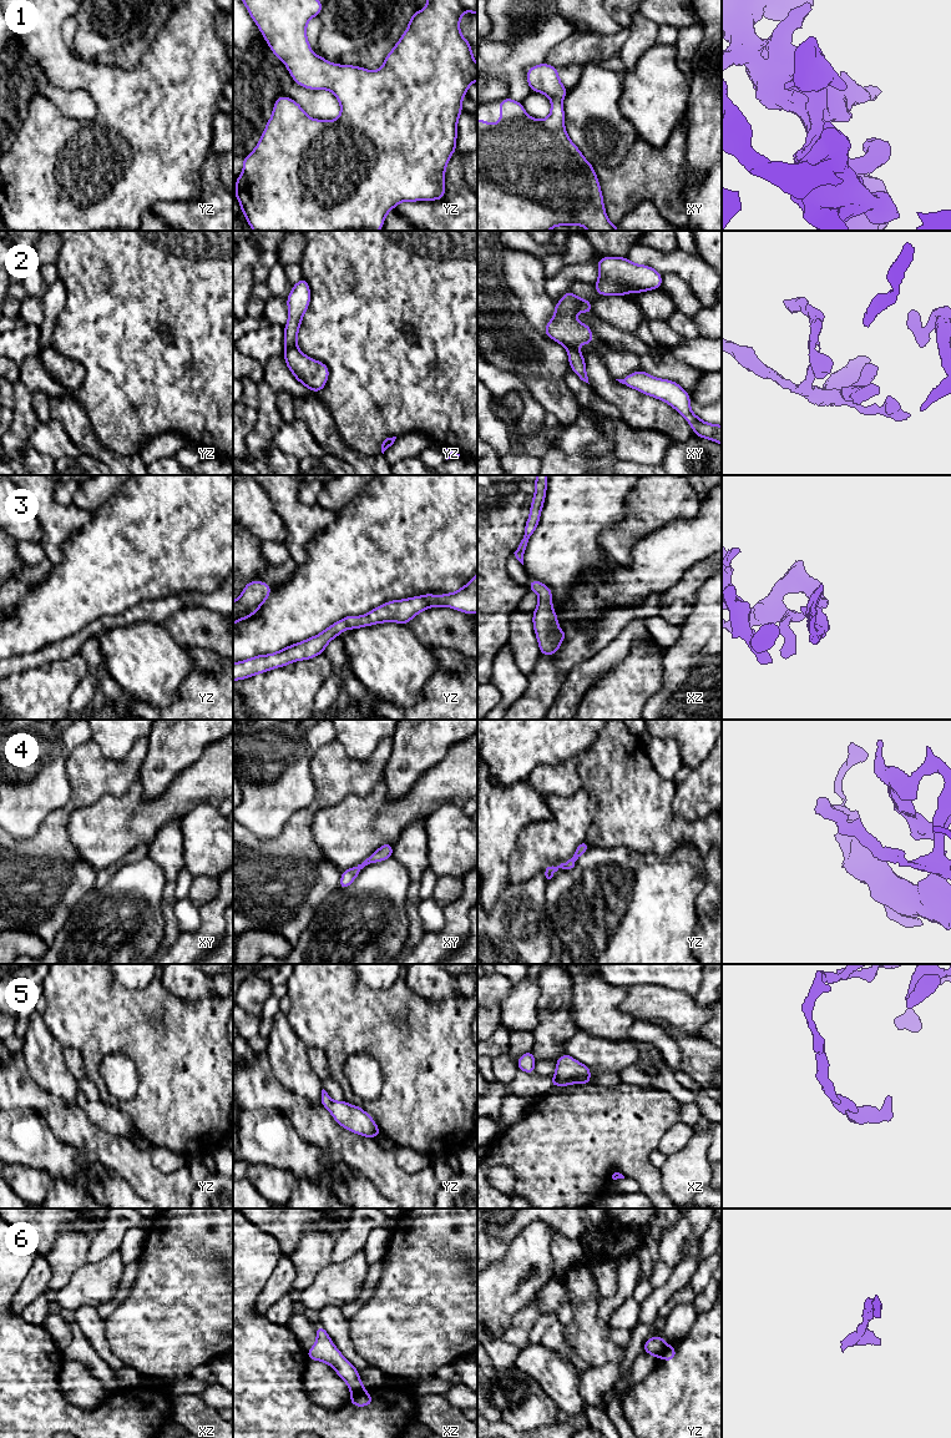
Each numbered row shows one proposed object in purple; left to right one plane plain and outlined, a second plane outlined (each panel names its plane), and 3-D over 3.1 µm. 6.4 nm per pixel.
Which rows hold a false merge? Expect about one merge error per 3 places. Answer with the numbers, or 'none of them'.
2, 6

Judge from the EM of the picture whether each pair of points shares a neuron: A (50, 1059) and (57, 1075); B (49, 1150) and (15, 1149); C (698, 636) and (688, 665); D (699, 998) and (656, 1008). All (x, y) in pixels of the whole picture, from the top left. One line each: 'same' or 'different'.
A: same
B: same
C: same
D: different

